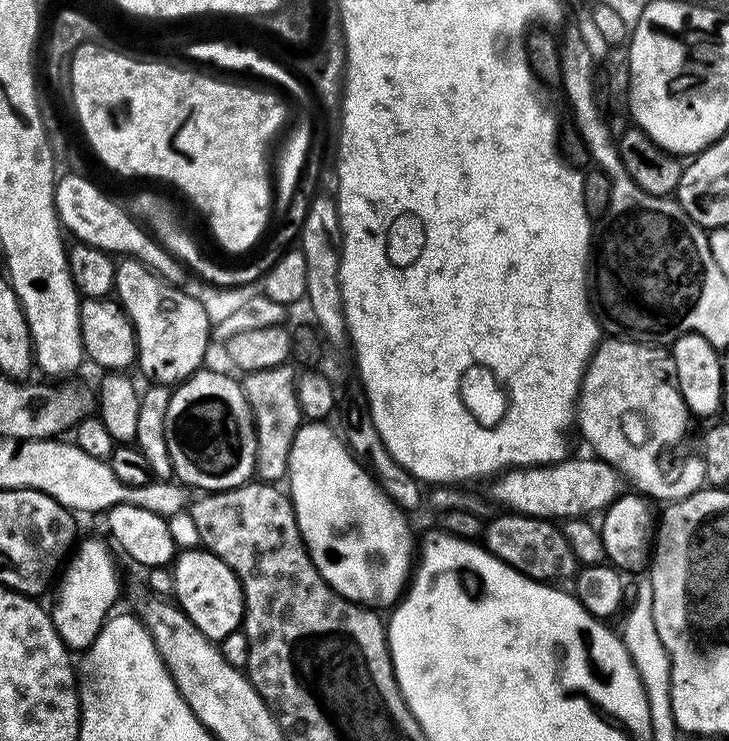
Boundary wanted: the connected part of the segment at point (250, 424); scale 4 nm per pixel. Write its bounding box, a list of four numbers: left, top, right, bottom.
[168,367,256,493]

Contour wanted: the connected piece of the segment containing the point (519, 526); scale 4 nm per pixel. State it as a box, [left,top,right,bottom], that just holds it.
[482,514,578,582]

